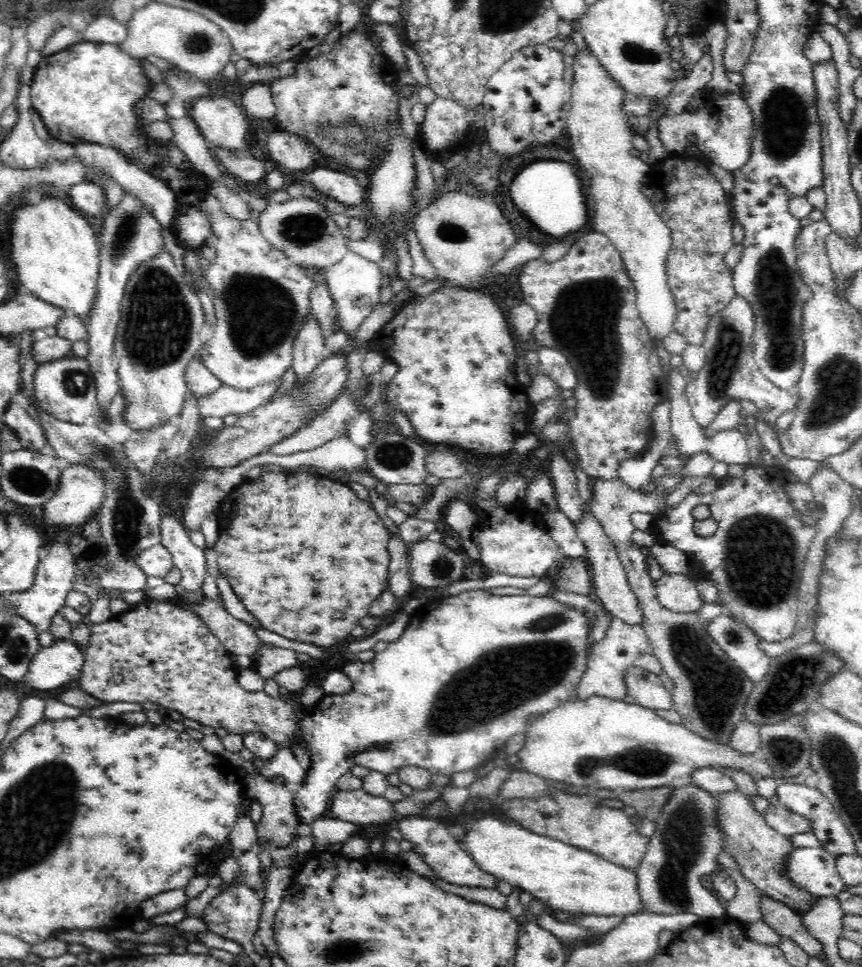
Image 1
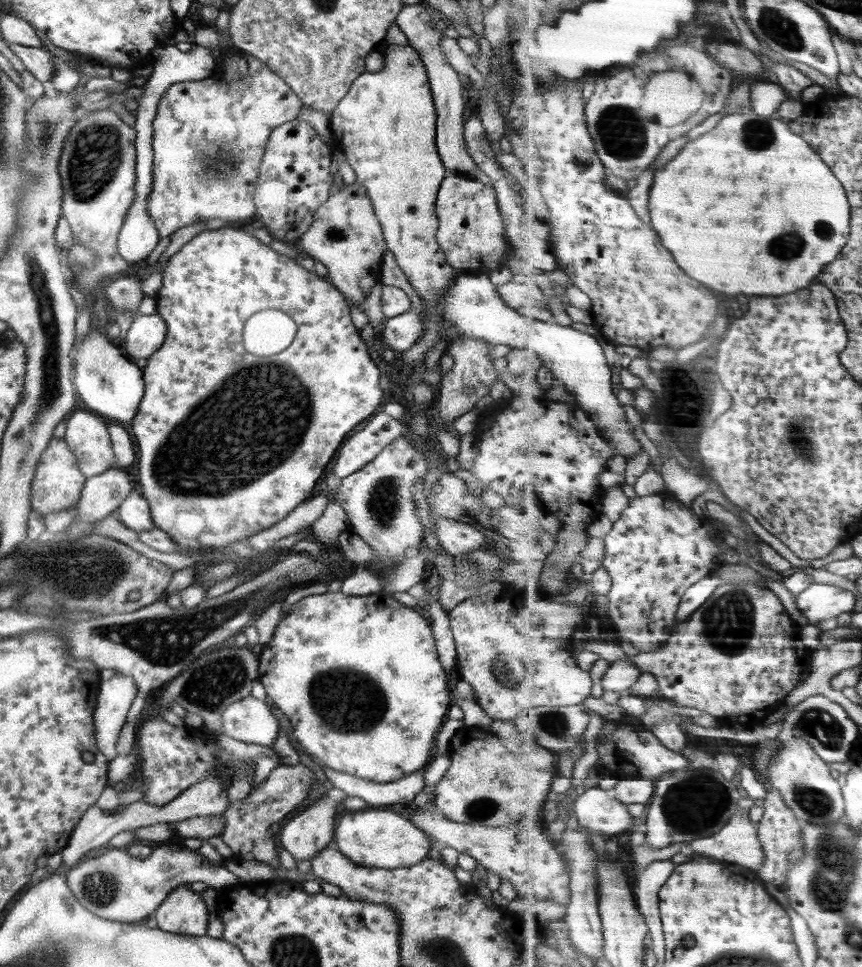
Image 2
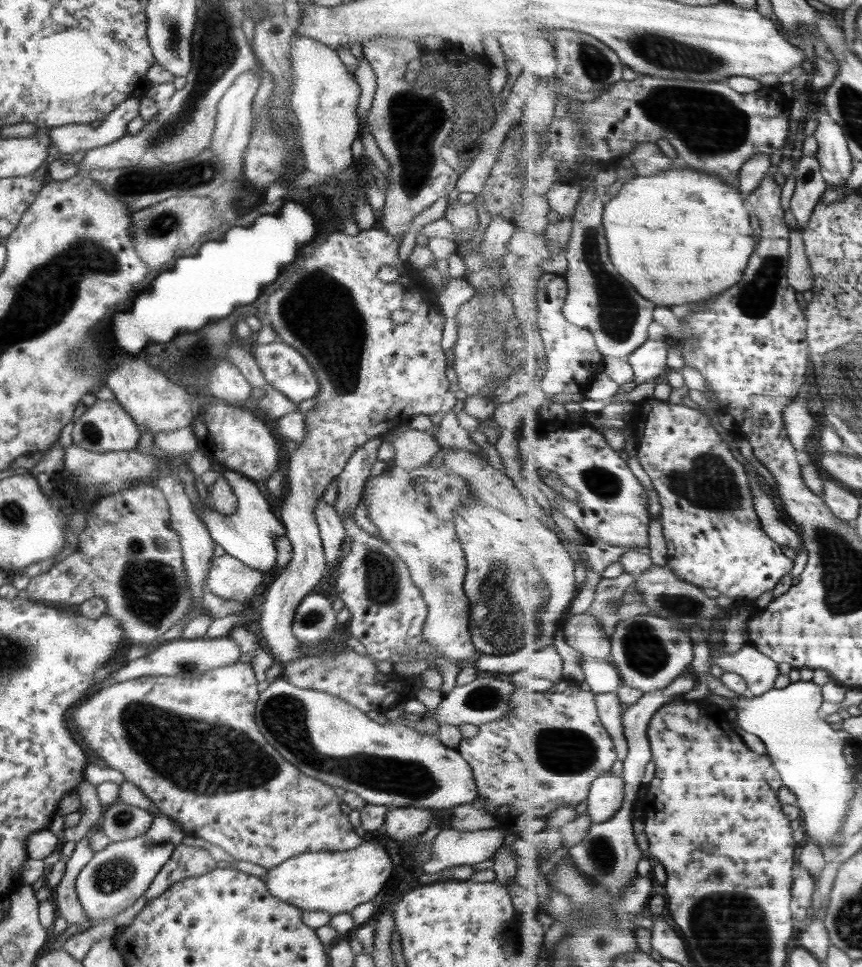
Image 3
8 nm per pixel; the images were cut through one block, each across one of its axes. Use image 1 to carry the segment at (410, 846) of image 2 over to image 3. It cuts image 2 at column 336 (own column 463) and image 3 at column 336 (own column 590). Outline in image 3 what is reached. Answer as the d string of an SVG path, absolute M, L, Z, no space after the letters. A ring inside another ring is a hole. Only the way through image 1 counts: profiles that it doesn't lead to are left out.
M364 840L352 850L304 852L293 856L267 869L264 881L270 895L284 902L303 911L321 910L335 915L350 912L355 906L373 900L384 888L392 870L391 856L386 850Z

